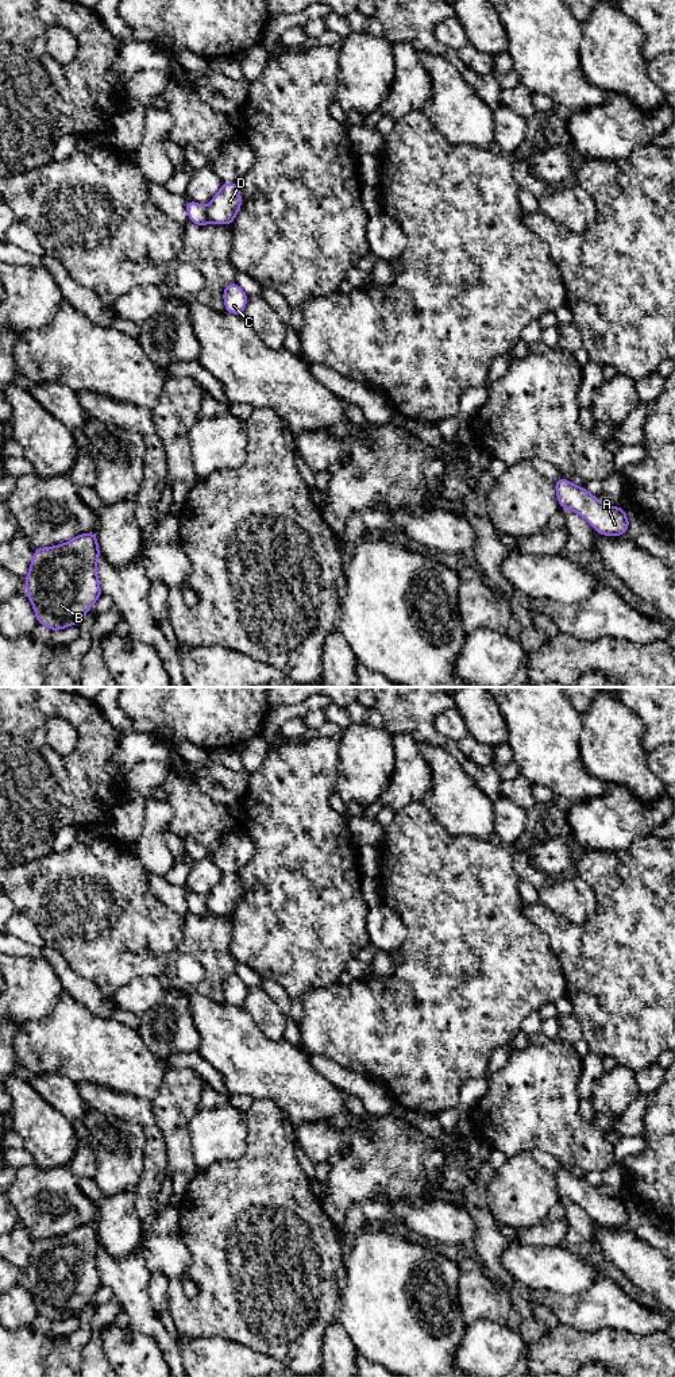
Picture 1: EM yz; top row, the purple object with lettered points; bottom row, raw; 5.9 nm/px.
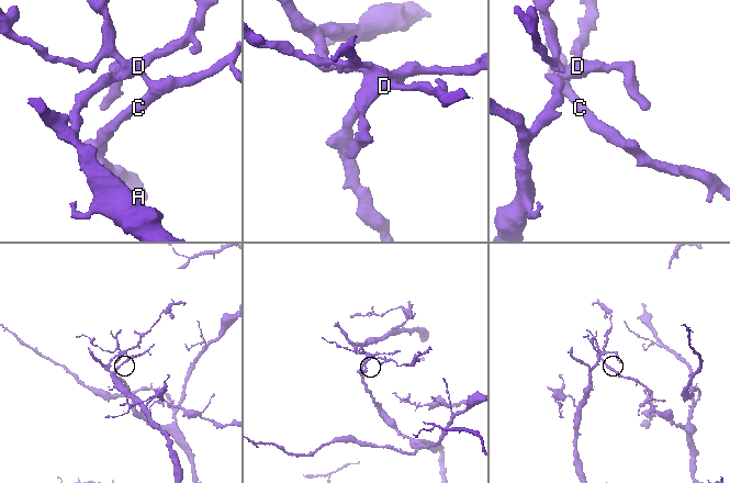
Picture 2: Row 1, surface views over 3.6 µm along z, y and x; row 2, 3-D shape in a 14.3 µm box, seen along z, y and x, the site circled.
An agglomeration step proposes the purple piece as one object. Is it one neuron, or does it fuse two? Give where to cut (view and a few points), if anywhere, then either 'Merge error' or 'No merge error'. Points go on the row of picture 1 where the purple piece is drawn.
Split along yz (204, 207), (204, 212), (211, 222). Merge error

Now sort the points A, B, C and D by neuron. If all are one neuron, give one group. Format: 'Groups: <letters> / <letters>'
Groups: A C / B D

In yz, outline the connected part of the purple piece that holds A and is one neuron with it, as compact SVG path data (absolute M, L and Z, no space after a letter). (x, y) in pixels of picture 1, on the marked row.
M560 478L554 485L560 509L567 508L582 516L595 532L614 537L628 532L629 520L624 506L602 504L594 494L567 478Z

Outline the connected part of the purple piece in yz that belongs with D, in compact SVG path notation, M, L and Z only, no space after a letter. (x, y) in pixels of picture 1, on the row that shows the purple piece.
M224 182L205 207L211 223L231 225L242 208L242 196L236 182Z

